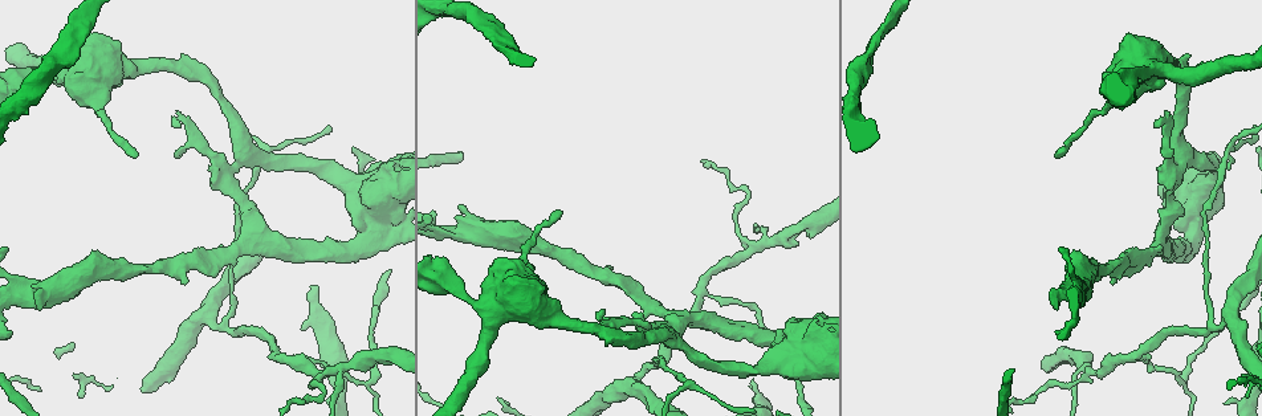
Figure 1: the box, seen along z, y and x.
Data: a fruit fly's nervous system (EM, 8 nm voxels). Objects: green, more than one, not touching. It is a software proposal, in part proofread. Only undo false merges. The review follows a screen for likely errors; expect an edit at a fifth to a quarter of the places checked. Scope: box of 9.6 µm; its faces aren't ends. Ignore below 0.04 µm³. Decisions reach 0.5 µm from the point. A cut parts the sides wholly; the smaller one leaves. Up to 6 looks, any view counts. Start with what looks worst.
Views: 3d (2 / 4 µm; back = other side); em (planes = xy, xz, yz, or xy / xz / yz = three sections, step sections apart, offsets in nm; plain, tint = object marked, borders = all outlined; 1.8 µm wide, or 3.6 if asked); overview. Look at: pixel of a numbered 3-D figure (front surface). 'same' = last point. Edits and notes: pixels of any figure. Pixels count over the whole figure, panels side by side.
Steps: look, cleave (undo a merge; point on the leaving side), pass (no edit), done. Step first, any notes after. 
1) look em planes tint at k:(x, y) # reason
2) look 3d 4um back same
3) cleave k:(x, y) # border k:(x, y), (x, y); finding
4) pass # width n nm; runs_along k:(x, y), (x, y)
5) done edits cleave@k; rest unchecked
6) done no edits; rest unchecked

look 3d 4um back at 1:(1091, 374) # narrows sharply

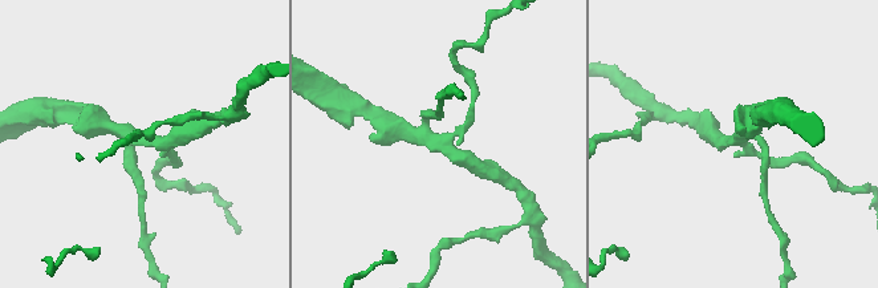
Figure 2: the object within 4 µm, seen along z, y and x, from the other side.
look em 3.6um planes plain at 2:(155, 143) # arms 4

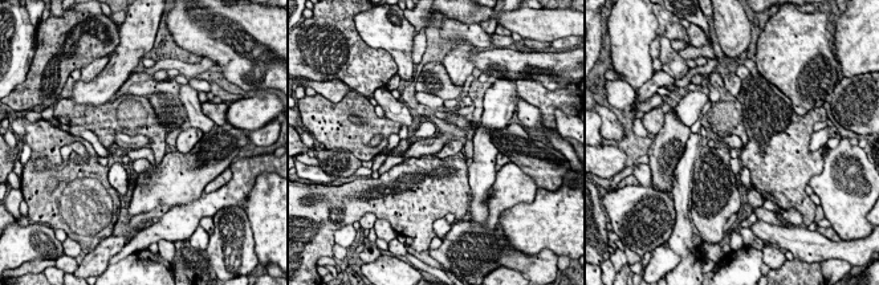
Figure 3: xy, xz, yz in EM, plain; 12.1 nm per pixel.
look em 3.6um planes tint same # with the object marked

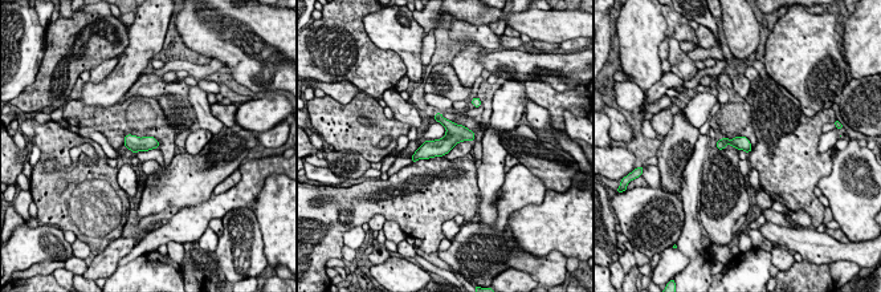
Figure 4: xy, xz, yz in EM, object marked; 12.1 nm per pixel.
pass # width 160 nm; runs_along 4:(470, 136), (453, 136), (415, 157); one neuron here

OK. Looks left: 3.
look 3d 4um at 1:(506, 307)

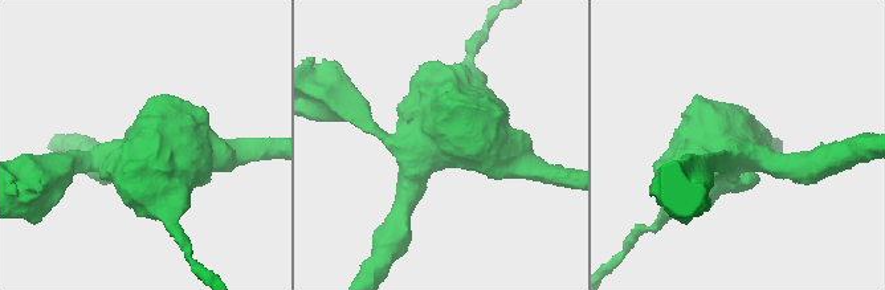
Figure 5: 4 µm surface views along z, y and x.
look em planes tint at 5:(442, 143)

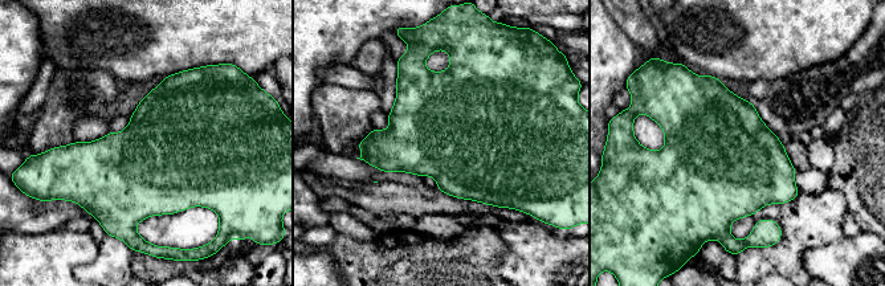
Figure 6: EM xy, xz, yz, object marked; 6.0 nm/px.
pass # one neuron here

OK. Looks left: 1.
look em planes tint at 1:(1190, 241) # calibre changes

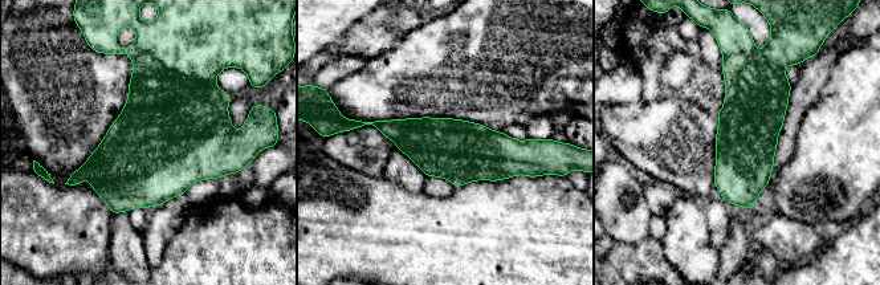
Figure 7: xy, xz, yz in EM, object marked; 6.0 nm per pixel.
cleave 7:(164, 110) # two neurons meet here

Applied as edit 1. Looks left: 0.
done edits cleave@7; rest unchecked

